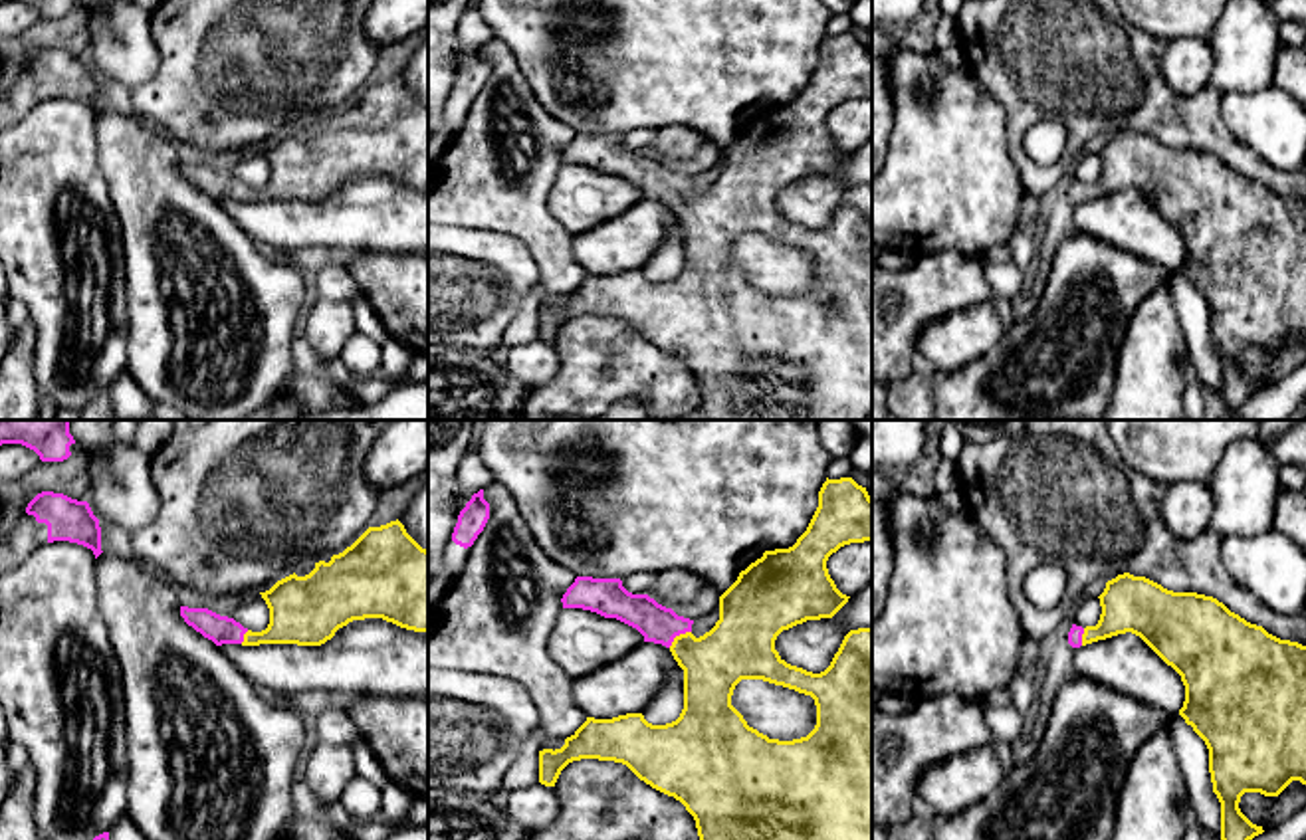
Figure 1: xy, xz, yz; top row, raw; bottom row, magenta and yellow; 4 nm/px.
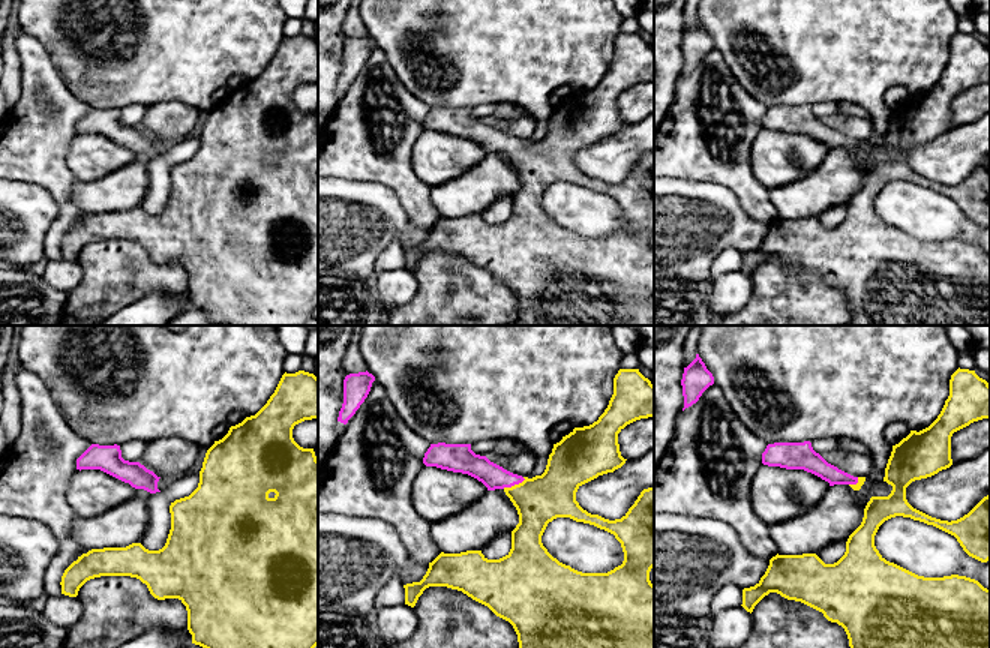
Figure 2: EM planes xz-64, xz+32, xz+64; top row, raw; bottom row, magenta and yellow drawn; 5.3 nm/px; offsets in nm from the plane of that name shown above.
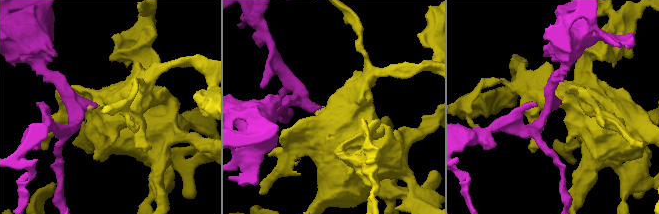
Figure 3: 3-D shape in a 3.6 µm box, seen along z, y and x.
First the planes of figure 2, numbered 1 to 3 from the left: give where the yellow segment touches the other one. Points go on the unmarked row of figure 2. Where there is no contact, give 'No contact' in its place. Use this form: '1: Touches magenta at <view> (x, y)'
1: No contact
2: Touches magenta at xz+32 (513, 149)
3: Touches magenta at xz+64 (855, 147)

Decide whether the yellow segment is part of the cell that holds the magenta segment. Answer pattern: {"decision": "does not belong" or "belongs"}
{"decision": "belongs"}

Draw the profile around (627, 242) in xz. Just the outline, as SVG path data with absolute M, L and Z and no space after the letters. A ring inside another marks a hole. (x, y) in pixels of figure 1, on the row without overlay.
M642 198L624 214L571 236L571 254L587 273L595 275L642 269L670 228L684 240L684 226L670 204Z

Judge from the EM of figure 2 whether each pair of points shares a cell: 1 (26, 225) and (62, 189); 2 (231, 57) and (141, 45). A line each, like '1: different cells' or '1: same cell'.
1: different cells
2: same cell

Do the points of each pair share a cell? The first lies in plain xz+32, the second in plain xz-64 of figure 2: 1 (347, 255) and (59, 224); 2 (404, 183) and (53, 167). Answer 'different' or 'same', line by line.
1: different
2: same

